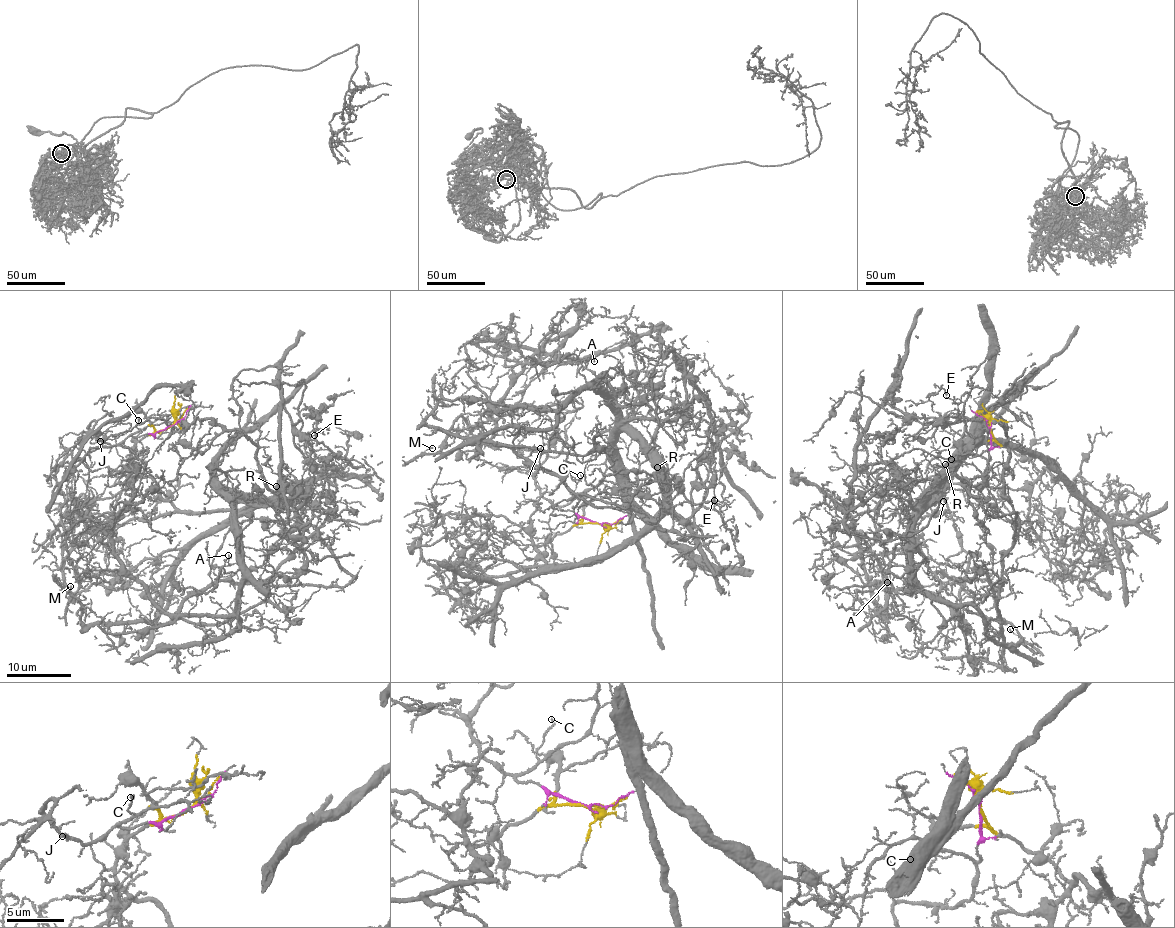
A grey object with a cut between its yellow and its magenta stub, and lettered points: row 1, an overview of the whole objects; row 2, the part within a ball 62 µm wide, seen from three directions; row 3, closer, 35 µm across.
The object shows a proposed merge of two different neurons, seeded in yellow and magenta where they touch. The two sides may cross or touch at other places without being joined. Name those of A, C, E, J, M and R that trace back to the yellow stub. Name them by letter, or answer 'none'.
A, E, R

